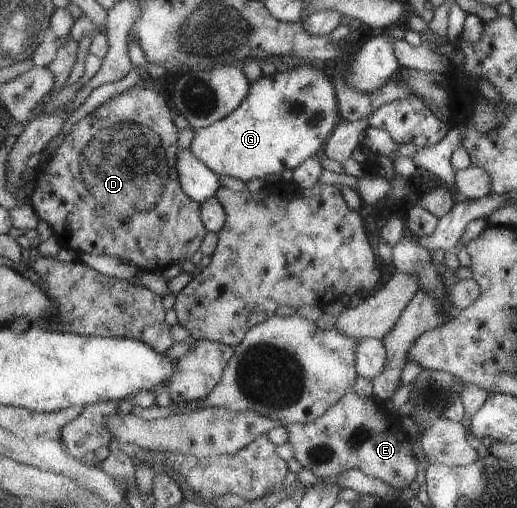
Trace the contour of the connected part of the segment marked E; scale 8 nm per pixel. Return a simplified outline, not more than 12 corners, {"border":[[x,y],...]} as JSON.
{"border":[[349,390],[316,421],[285,426],[318,477],[358,469],[417,480],[408,435],[374,395]]}

